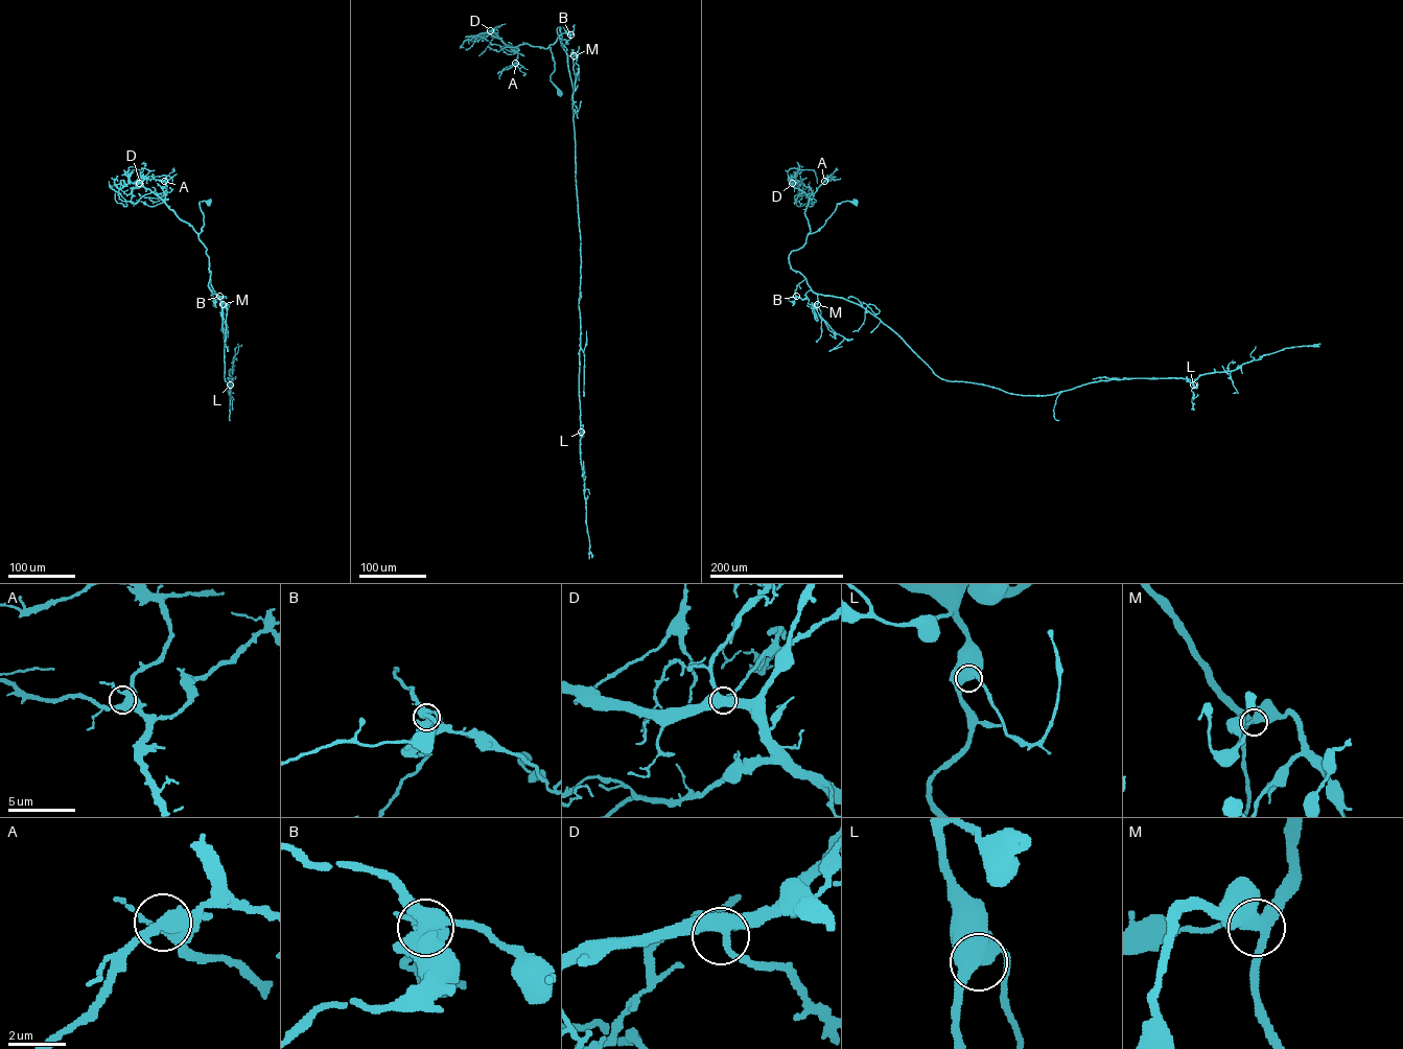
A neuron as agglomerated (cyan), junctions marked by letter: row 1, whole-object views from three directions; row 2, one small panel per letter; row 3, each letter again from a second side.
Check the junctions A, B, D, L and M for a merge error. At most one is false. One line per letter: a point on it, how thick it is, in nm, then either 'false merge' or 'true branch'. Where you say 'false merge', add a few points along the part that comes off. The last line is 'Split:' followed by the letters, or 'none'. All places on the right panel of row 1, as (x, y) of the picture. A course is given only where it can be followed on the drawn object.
A: (824, 181) | 480 nm | true branch
B: (796, 296) | 650 nm | false merge
D: (792, 183) | 440 nm | true branch
L: (1193, 385) | 600 nm | true branch
M: (817, 304) | 440 nm | true branch
Split: B

